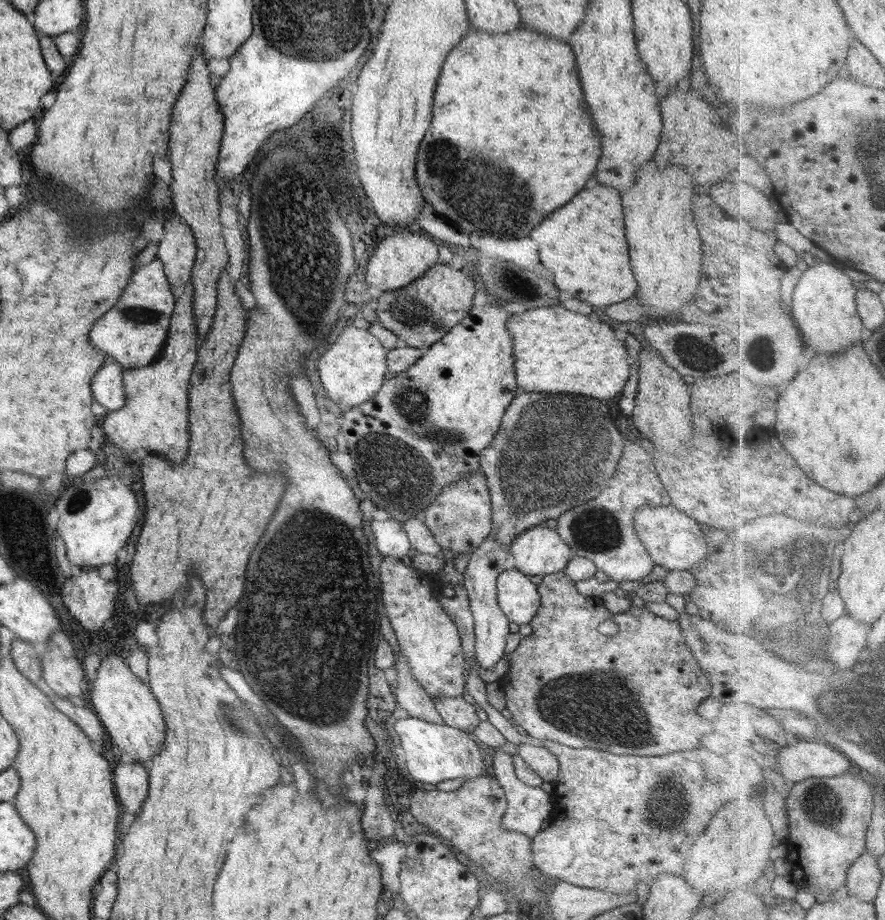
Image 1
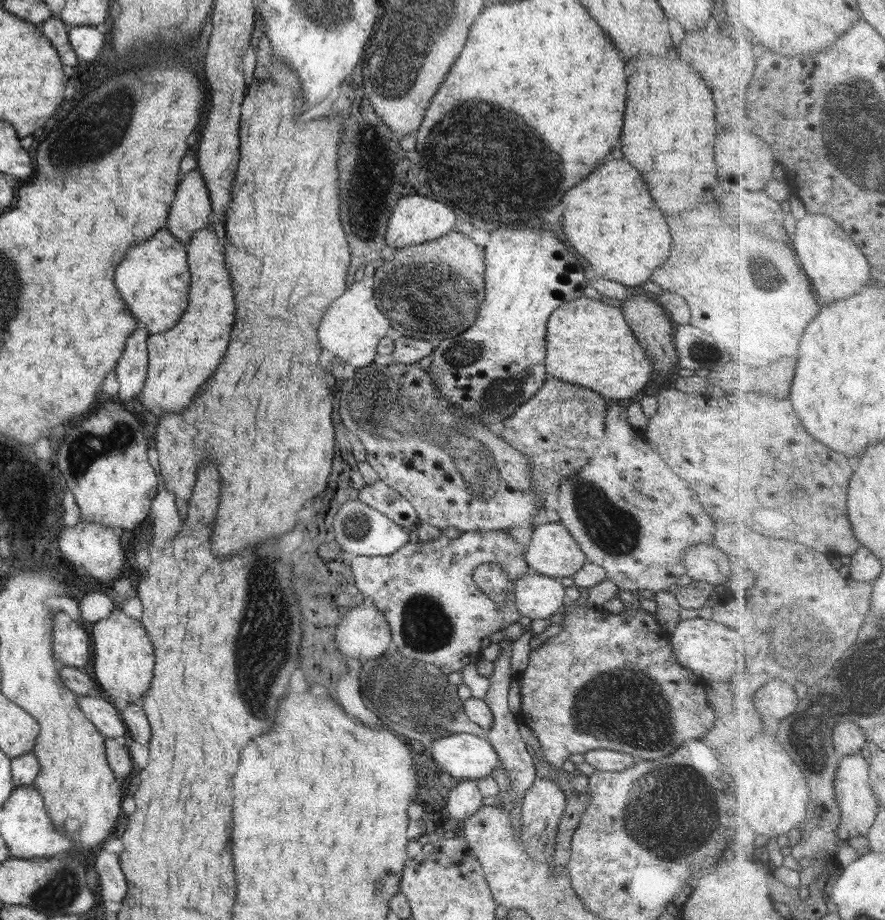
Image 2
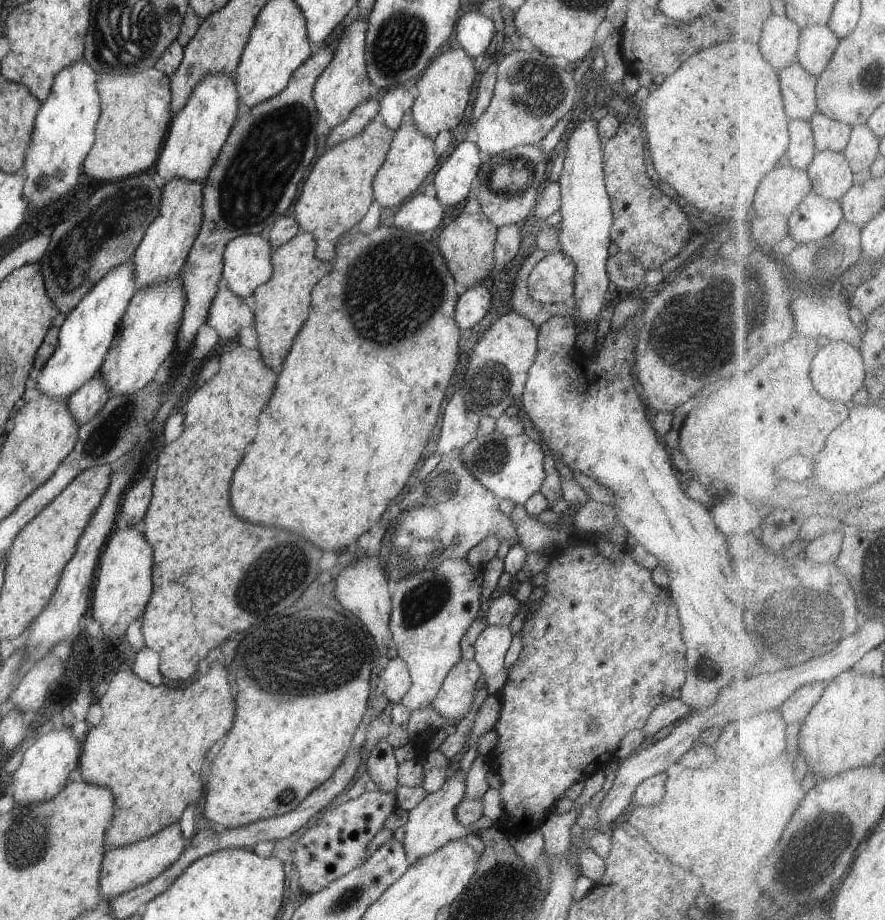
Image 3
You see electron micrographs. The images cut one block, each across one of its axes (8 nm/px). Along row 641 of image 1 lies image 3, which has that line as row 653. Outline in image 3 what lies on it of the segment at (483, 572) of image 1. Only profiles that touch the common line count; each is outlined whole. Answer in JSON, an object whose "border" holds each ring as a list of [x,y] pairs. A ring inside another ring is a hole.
{"border":[[[486,625],[474,641],[476,664],[480,666],[487,685],[488,695],[498,697],[507,679],[504,656],[512,644],[512,630],[509,627]]]}

